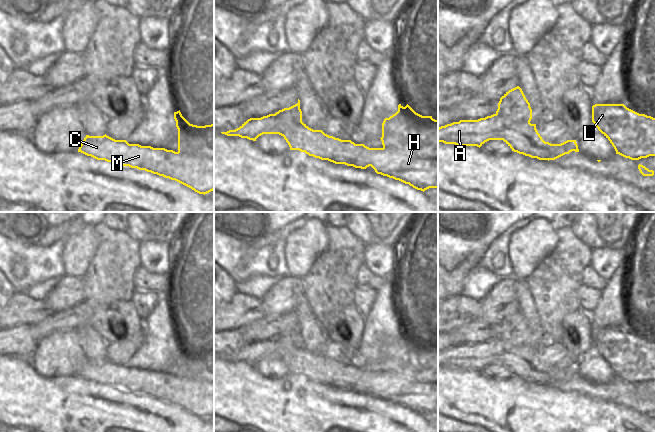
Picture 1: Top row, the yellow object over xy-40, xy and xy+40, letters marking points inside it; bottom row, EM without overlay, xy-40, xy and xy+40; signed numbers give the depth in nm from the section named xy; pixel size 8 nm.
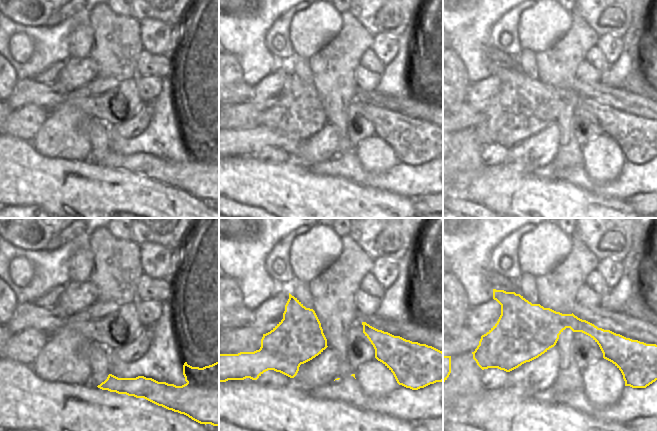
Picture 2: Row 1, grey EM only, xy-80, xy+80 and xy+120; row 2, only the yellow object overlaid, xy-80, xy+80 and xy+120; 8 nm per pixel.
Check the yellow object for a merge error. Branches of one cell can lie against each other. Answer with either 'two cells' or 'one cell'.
two cells

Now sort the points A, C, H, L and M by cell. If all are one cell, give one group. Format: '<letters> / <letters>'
A C H M / L

